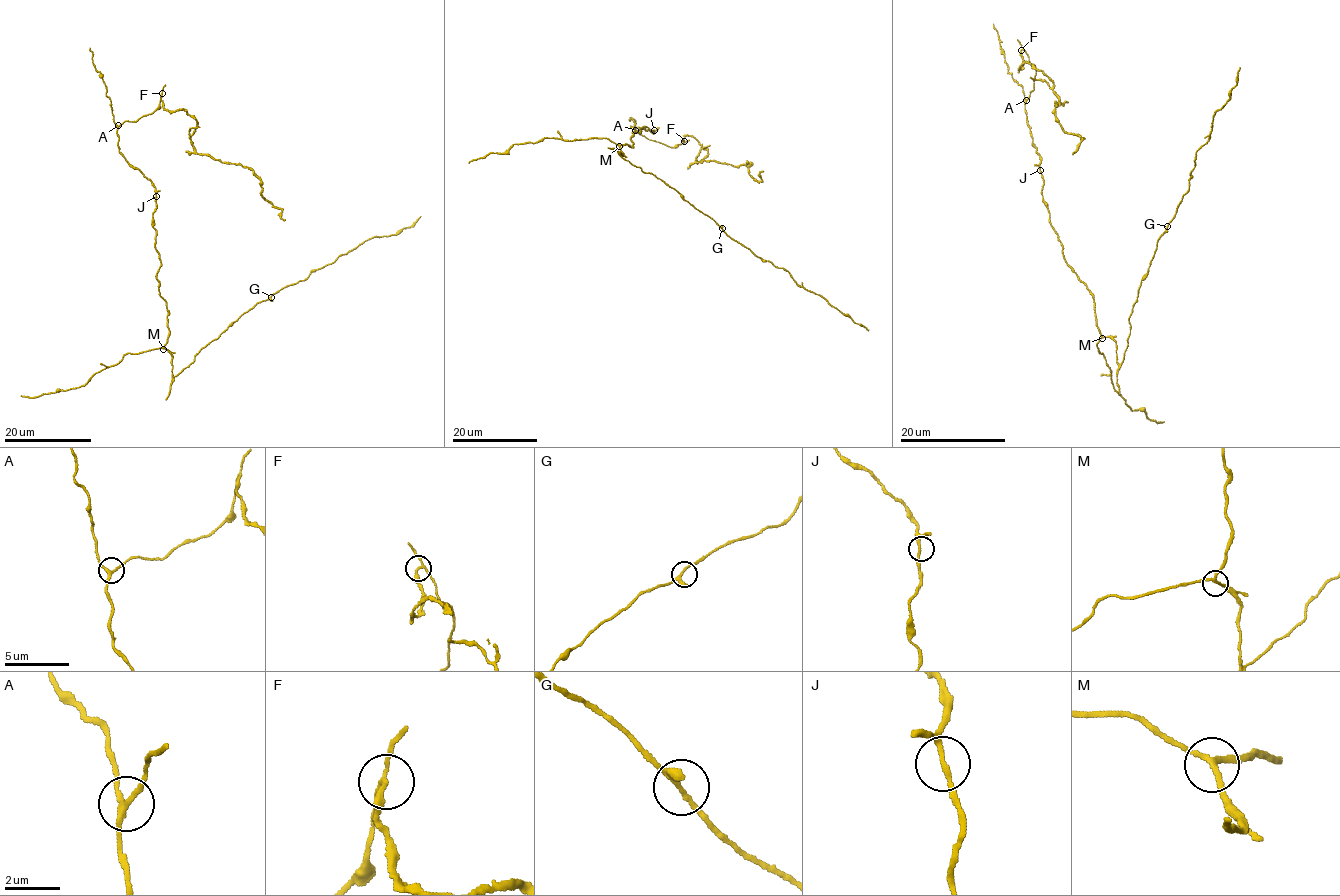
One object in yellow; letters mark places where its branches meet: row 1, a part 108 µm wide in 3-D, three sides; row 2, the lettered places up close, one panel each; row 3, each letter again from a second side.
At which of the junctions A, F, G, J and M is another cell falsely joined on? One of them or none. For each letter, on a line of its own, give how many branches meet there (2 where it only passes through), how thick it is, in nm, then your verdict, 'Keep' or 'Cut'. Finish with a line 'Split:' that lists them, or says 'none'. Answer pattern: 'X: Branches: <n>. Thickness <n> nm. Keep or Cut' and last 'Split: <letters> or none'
A: Branches: 3. Thickness 190 nm. Keep
F: Branches: 3. Thickness 170 nm. Cut
G: Branches: 3. Thickness 180 nm. Keep
J: Branches: 3. Thickness 140 nm. Keep
M: Branches: 3. Thickness 180 nm. Keep
Split: F

